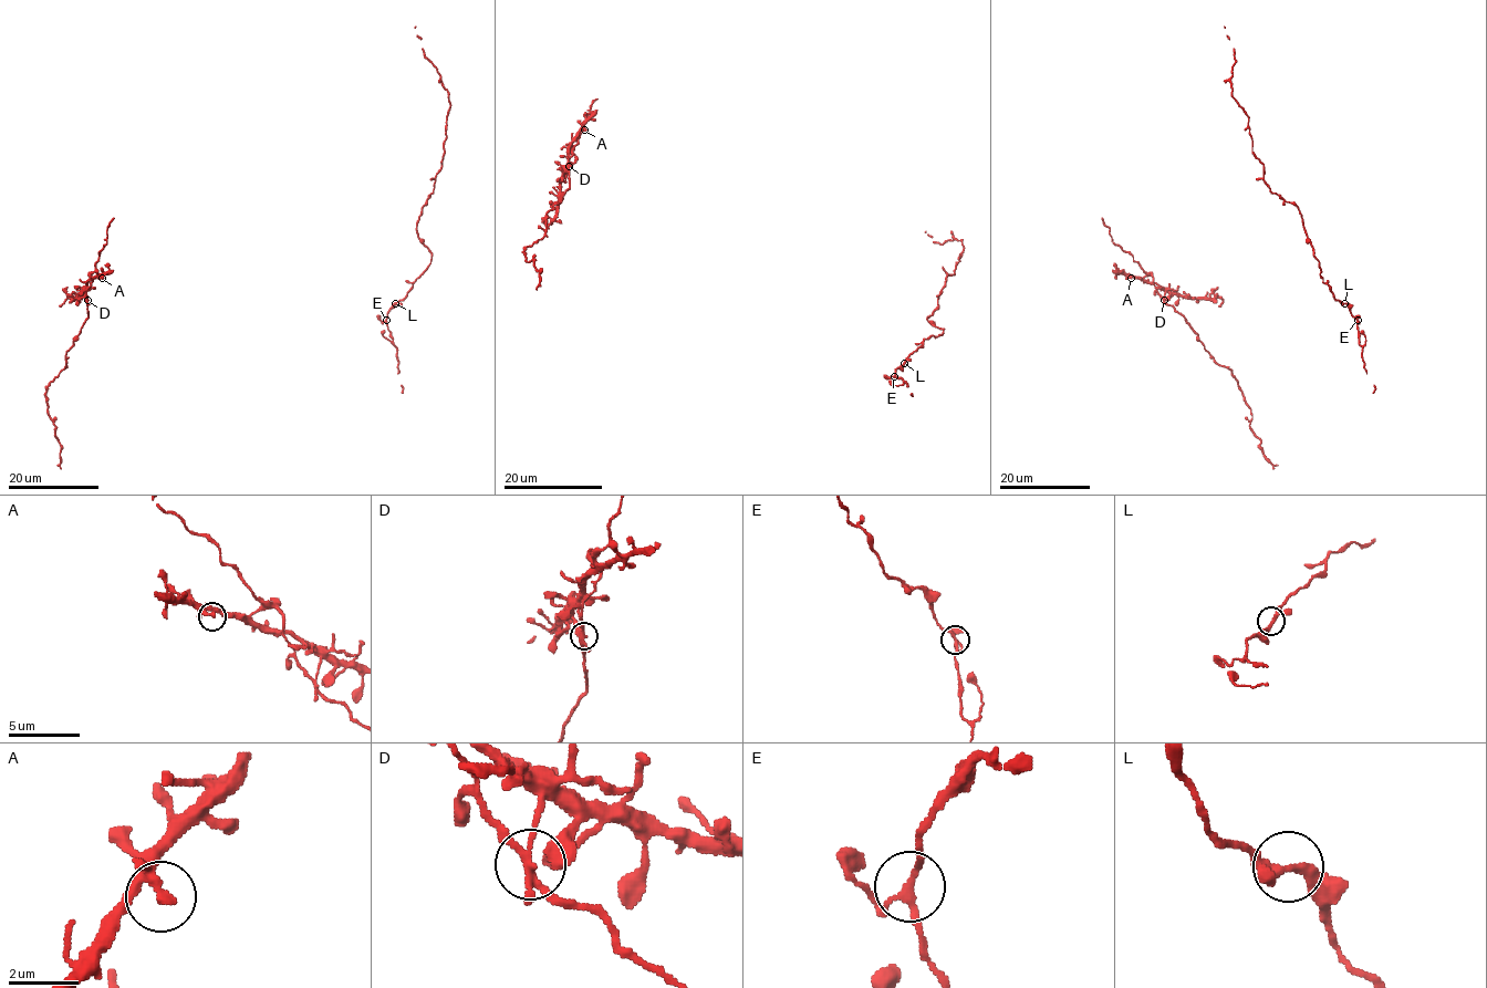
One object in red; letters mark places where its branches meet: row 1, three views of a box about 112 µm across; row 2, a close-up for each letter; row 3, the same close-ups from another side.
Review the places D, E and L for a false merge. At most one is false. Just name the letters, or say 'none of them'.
D

